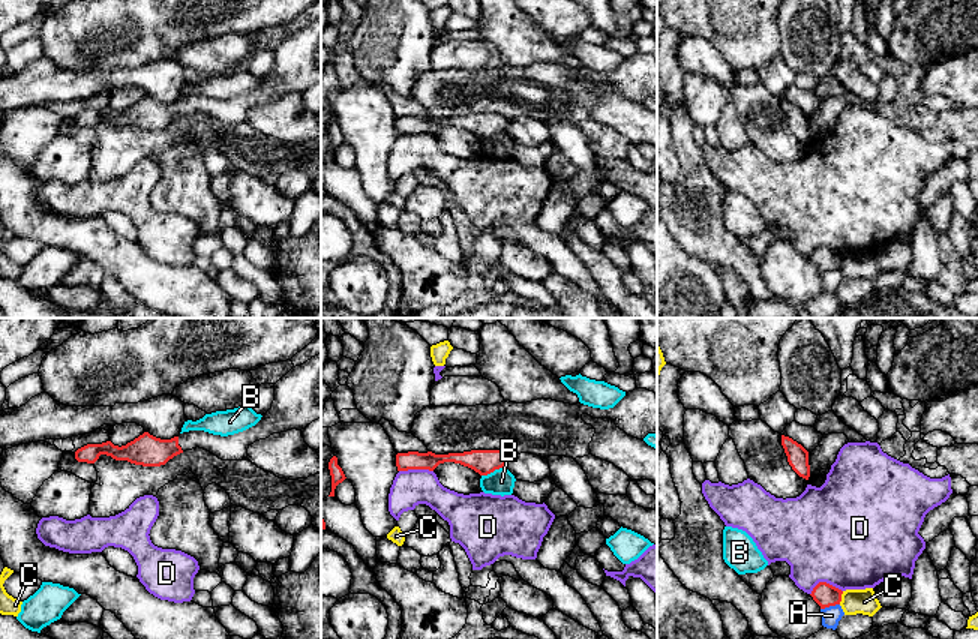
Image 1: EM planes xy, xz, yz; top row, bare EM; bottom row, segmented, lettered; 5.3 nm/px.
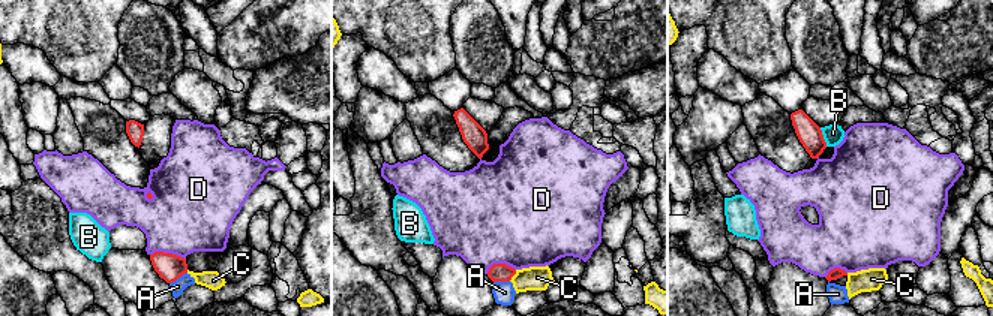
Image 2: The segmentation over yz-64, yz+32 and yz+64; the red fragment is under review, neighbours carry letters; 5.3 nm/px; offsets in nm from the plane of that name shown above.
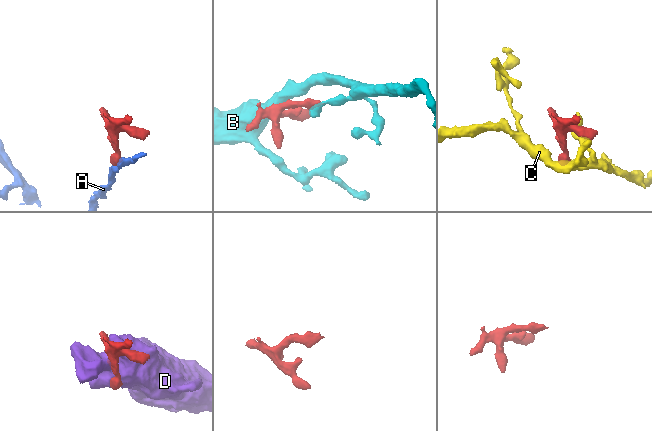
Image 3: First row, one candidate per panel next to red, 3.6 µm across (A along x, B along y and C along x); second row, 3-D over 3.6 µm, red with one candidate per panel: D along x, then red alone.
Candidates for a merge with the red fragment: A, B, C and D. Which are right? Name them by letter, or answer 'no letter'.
no letter

